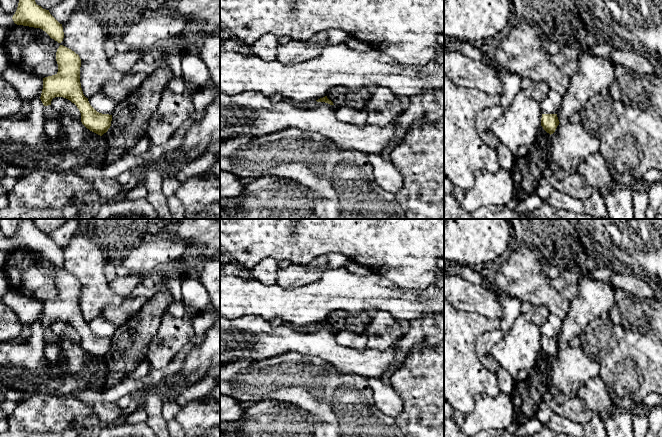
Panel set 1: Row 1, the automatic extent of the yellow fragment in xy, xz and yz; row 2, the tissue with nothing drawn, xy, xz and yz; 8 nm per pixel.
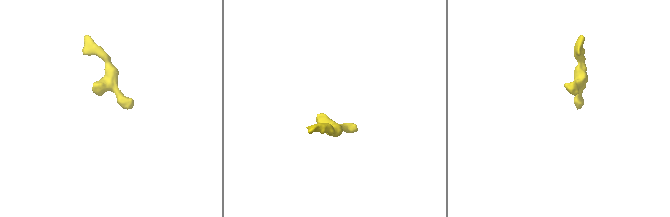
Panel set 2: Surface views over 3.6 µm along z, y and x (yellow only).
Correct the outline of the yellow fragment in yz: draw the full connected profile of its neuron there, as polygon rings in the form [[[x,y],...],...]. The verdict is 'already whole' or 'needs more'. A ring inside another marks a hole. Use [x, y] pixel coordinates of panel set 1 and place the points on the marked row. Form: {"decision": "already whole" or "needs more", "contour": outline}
{"decision": "already whole", "contour": [[[542,114],[541,126],[550,135],[555,132],[559,123],[557,114]]]}

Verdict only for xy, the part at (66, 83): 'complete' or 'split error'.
complete

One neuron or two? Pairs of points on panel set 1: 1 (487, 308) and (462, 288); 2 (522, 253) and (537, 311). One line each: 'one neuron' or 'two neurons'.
1: one neuron
2: two neurons

